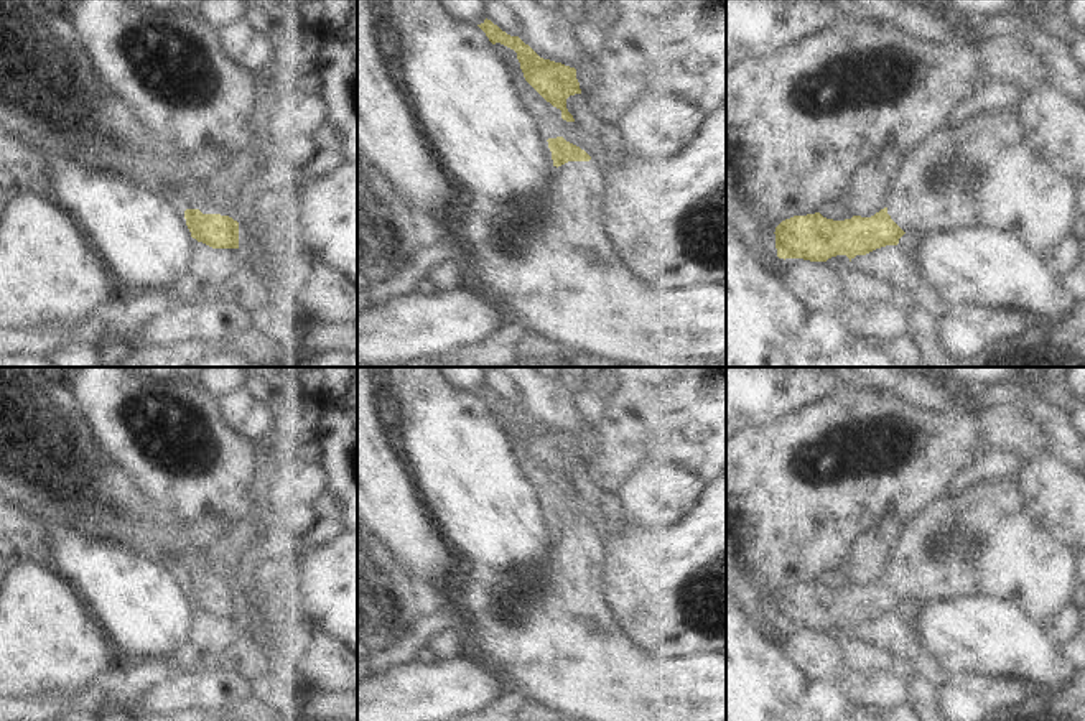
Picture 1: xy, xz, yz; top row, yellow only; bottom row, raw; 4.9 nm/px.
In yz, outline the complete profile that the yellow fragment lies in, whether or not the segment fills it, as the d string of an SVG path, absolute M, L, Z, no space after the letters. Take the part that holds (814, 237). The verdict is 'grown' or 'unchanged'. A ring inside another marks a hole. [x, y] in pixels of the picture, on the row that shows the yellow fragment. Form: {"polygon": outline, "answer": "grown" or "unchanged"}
{"polygon": "M1006 107L988 110L958 128L945 125L906 153L889 202L874 216L845 221L827 219L820 212L794 216L782 221L774 234L777 257L784 260L827 262L846 255L851 262L856 255L897 245L906 232L932 235L973 227L1009 232L1044 255L1073 235L1080 214L1078 184L1036 155L1026 143L1021 110Z", "answer": "grown"}

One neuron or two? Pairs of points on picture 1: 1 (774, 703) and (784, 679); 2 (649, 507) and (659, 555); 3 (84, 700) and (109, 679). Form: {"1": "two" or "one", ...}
{"1": "one", "2": "two", "3": "one"}

